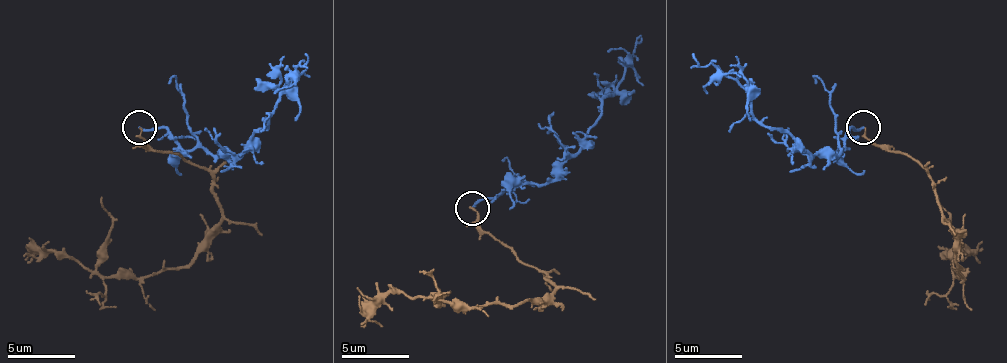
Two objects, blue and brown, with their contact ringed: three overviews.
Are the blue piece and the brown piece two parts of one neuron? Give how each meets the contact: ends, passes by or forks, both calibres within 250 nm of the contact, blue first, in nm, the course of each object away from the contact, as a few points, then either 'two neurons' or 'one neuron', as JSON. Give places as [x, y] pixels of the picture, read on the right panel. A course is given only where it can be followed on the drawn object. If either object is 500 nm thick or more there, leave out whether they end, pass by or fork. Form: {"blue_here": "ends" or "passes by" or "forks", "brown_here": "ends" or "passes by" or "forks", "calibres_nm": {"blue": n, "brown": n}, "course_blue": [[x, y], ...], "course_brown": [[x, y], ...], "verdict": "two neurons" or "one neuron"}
{"blue_here": "ends", "brown_here": "ends", "calibres_nm": {"blue": 180, "brown": 140}, "course_blue": [[864, 127], [854, 127], [840, 150], [810, 154], [766, 127], [746, 93], [695, 59], [692, 52]], "course_brown": [[864, 127], [888, 150], [908, 154], [932, 177], [962, 279], [952, 272], [949, 255], [972, 252], [982, 242]], "verdict": "two neurons"}

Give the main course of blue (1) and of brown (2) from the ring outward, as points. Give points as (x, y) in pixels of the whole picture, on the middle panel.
1: (471, 209), (519, 185), (542, 185), (573, 154), (617, 90), (640, 39), (637, 36)
2: (471, 209), (485, 232), (556, 286), (549, 293), (519, 307), (471, 307), (390, 293), (373, 317), (383, 327)

